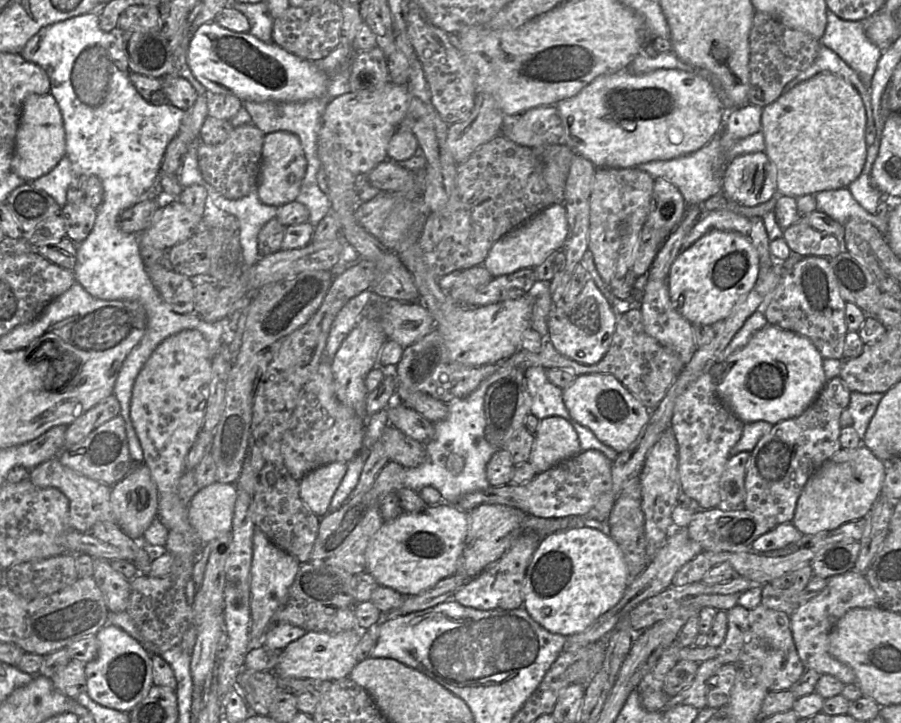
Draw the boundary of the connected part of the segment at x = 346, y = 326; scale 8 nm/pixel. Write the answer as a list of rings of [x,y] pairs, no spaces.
[[[365,290],[358,296],[349,300],[349,302],[341,309],[332,324],[321,360],[331,360],[342,341],[359,321],[364,308],[374,295],[375,294],[370,290]]]

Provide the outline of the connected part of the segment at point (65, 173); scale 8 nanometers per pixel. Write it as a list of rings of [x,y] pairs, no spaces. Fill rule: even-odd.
[[[64,156],[50,172],[32,182],[25,183],[31,183],[35,188],[46,192],[62,208],[67,203],[67,189],[71,179],[71,162]]]

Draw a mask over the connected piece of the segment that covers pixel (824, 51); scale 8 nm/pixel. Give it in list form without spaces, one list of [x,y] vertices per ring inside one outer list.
[[[822,44],[811,66],[787,83],[783,92],[791,90],[797,84],[821,72],[830,72],[849,82],[861,96],[866,111],[866,118],[868,118],[868,113],[872,113],[870,90],[862,83],[853,69],[851,69],[835,52]]]

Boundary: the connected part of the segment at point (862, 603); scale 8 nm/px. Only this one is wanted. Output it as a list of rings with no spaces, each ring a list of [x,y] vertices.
[[[851,569],[843,574],[827,579],[822,592],[800,606],[790,616],[793,640],[805,669],[811,669],[820,675],[830,674],[845,685],[856,683],[856,675],[848,665],[834,658],[829,652],[830,634],[838,621],[853,608],[871,608],[879,606],[878,598],[870,586],[865,574]]]

